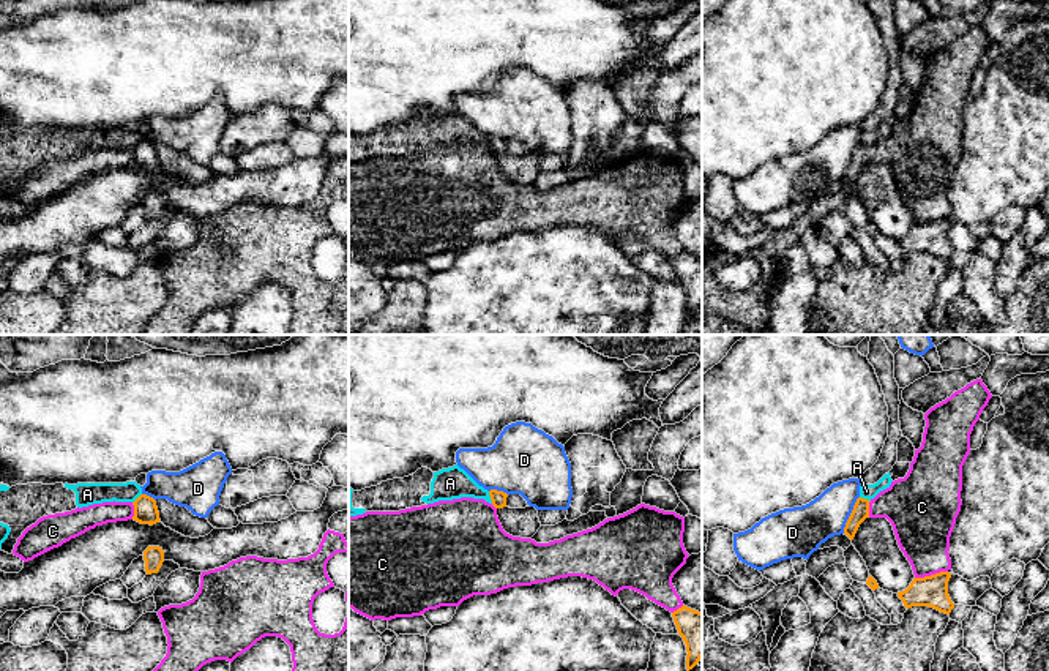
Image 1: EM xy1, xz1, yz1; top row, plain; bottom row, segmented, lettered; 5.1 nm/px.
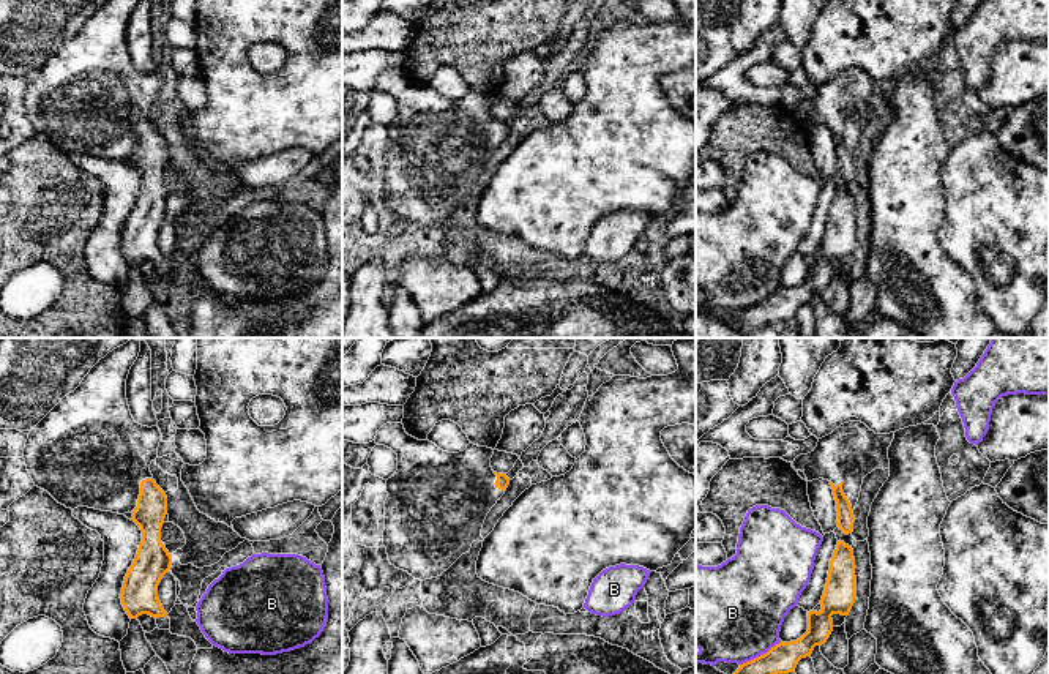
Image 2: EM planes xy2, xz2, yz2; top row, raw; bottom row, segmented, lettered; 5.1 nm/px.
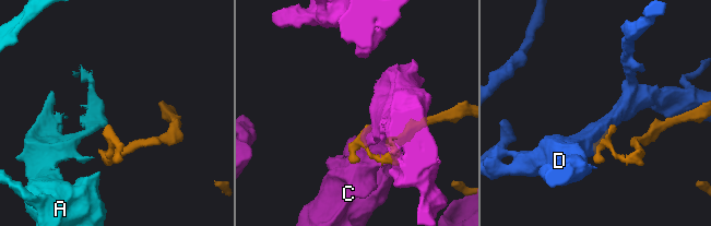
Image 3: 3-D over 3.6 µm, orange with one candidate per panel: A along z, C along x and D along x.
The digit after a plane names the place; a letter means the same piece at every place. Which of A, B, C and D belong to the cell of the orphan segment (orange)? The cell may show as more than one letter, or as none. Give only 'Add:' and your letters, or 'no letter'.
Add: no letter

